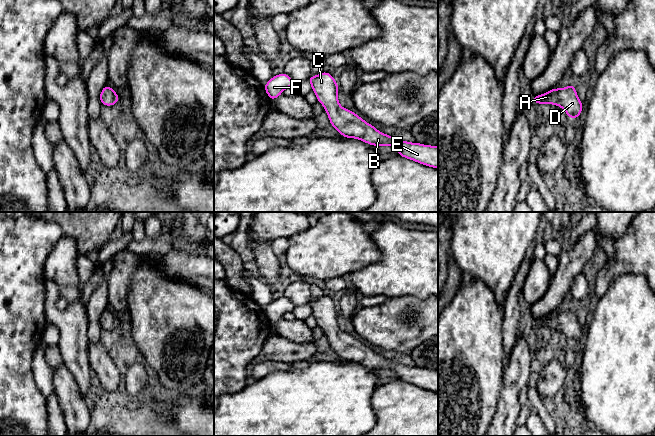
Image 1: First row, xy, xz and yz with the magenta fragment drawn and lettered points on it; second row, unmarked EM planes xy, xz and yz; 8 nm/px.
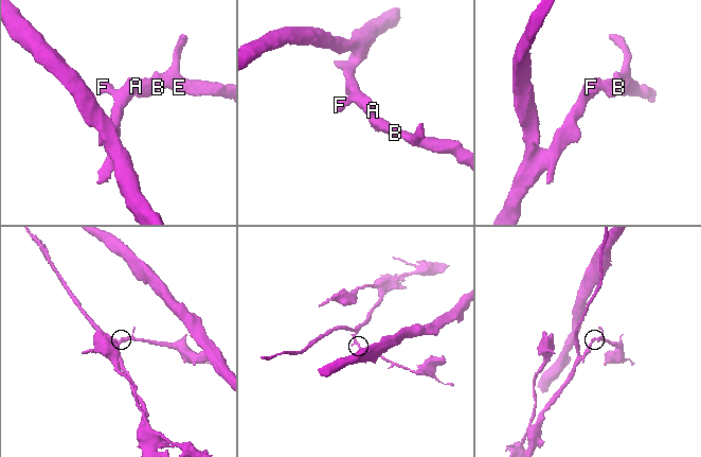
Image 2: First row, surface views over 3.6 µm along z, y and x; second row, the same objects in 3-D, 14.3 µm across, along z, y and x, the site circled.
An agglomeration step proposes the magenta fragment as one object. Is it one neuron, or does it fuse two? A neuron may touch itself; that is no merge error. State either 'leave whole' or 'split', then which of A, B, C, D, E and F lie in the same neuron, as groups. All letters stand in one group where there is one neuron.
leave whole | A B C D E F

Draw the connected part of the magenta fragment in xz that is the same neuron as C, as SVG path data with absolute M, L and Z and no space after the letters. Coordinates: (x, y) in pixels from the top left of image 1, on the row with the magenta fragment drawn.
M324 71L316 76L310 75L308 81L311 84L312 91L317 96L318 102L323 105L324 110L327 112L330 124L341 134L341 136L345 138L355 138L377 147L390 145L398 151L399 156L438 169L438 146L424 145L417 142L411 143L386 135L377 130L374 125L367 123L356 113L343 108L338 102L338 84L330 73Z

